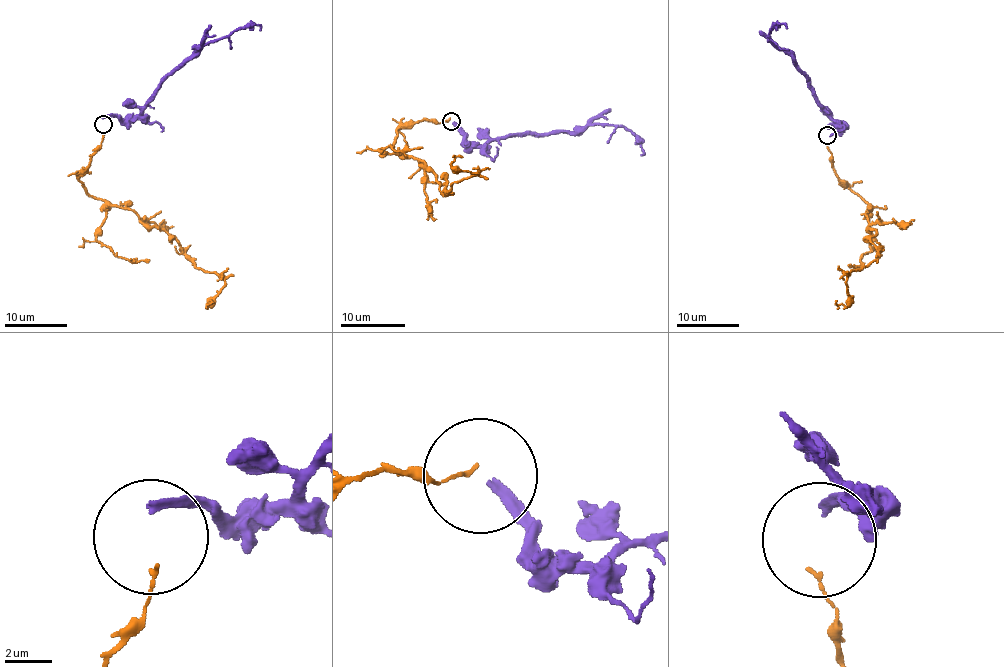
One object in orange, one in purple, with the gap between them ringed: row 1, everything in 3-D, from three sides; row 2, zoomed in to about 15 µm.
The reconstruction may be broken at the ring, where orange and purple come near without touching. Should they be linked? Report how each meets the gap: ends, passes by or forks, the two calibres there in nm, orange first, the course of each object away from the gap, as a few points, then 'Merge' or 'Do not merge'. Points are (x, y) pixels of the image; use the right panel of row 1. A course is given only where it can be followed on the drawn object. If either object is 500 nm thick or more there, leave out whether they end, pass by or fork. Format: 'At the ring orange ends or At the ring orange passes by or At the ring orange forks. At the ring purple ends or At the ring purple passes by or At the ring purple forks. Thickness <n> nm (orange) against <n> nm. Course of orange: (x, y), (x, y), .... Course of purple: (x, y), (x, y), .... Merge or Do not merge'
At the ring orange ends. At the ring purple ends. Thickness 200 nm (orange) against 320 nm. Course of orange: (825, 142), (838, 178), (870, 206), (864, 214), (878, 252), (851, 271), (847, 306), (837, 301). Course of purple: (828, 128), (839, 124), (818, 100), (791, 56), (772, 43), (768, 36), (779, 25), (784, 24), (787, 28). Do not merge

